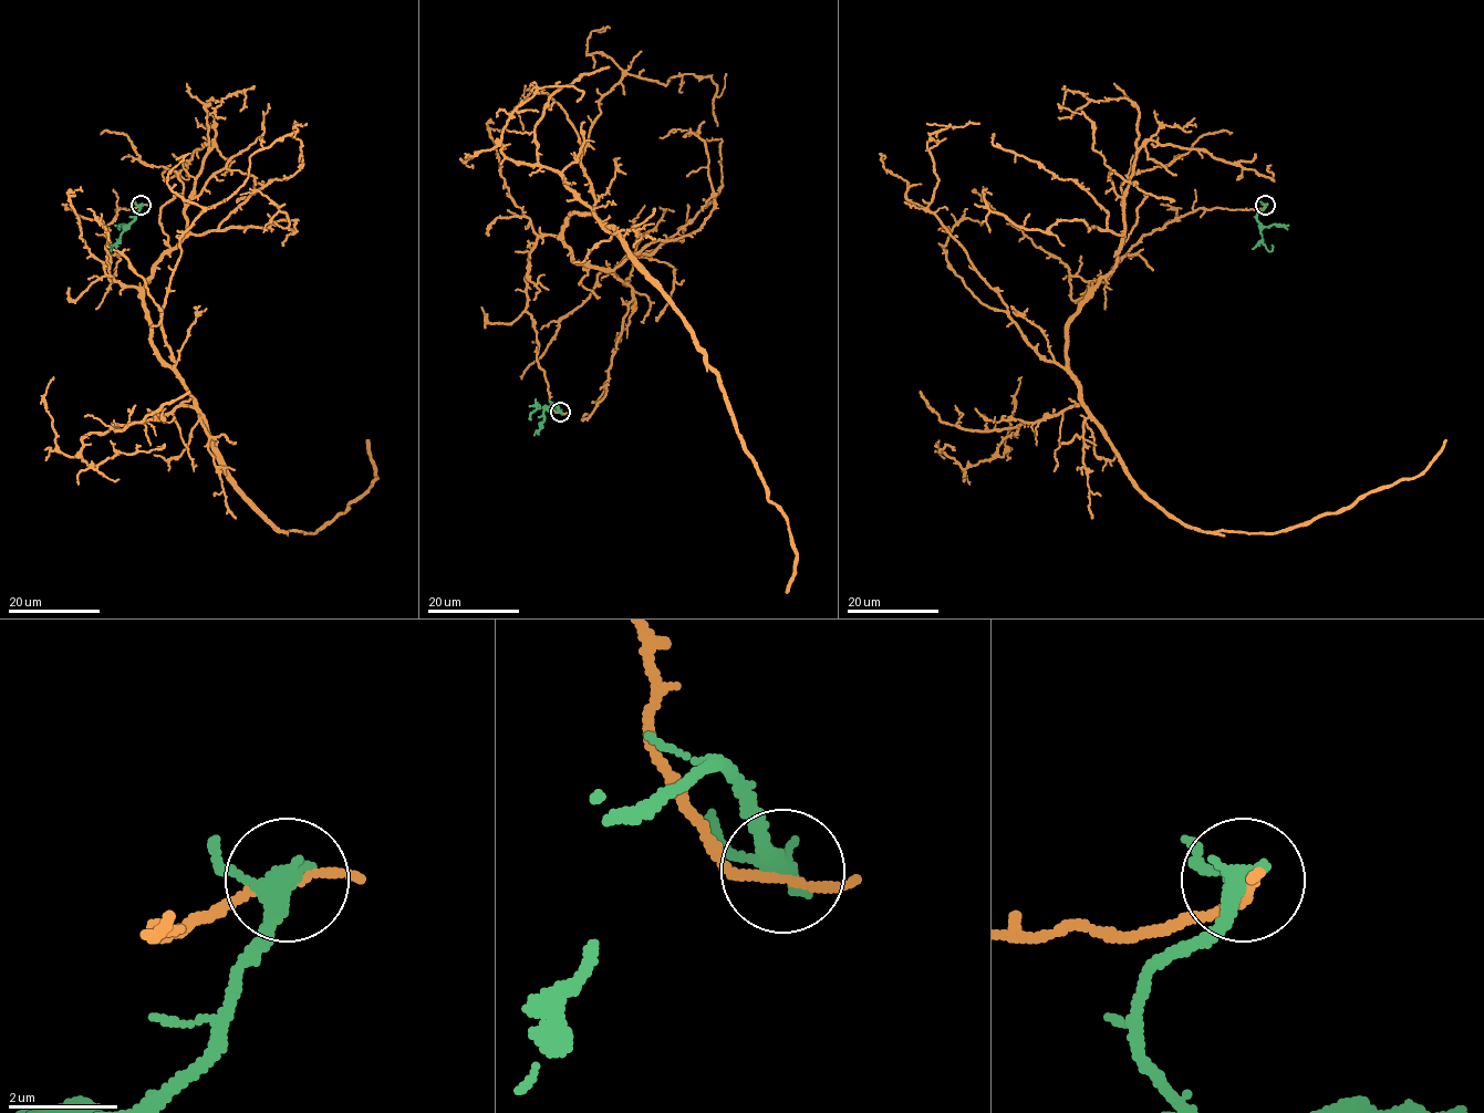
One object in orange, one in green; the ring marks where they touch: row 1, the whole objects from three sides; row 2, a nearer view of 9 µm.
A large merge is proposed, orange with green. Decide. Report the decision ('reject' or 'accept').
reject

